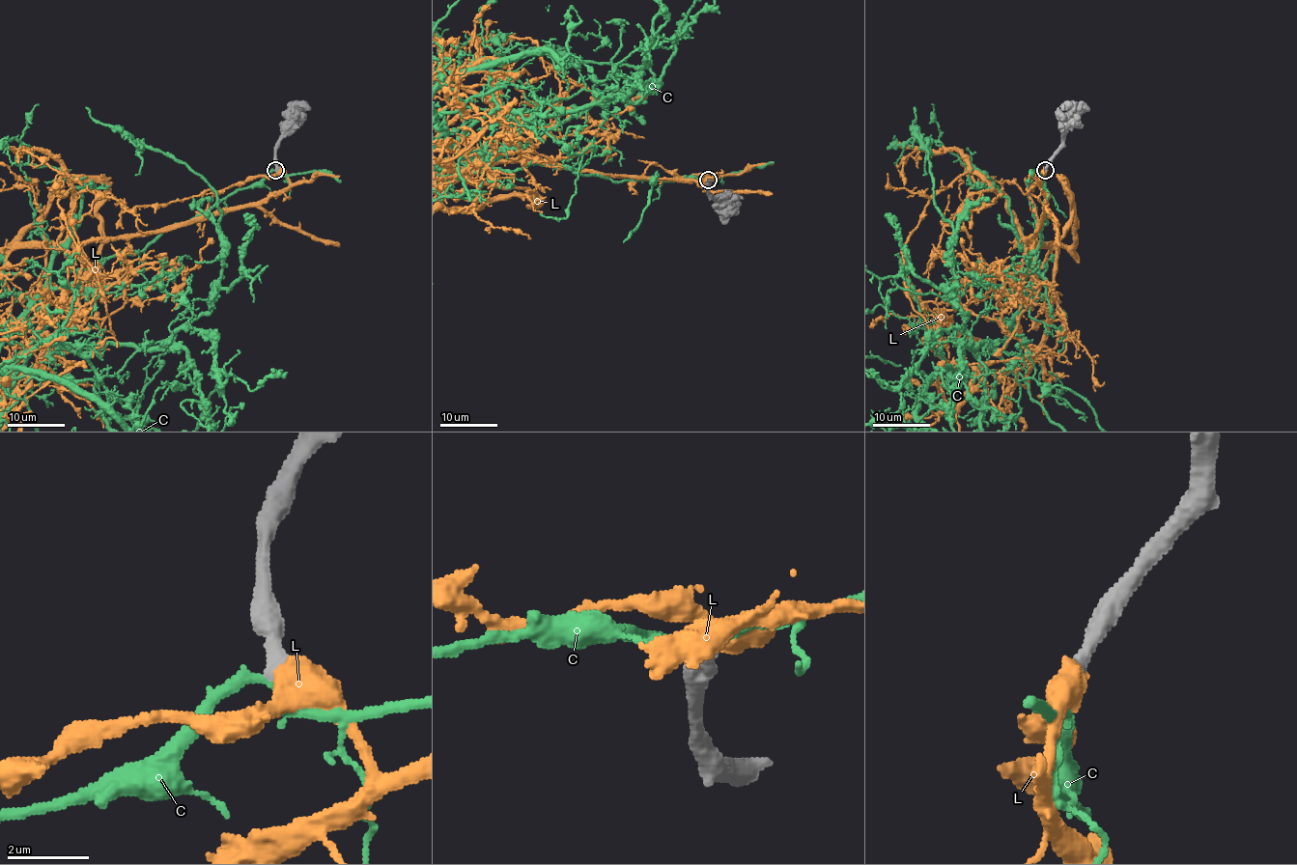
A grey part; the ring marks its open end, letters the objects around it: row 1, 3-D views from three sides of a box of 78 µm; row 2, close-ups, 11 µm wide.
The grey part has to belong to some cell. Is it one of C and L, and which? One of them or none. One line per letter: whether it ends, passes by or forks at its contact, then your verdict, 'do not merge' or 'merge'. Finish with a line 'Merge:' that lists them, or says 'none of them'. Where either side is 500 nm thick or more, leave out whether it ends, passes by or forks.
C: it passes by | do not merge
L: it passes by | do not merge
Merge: none of them

